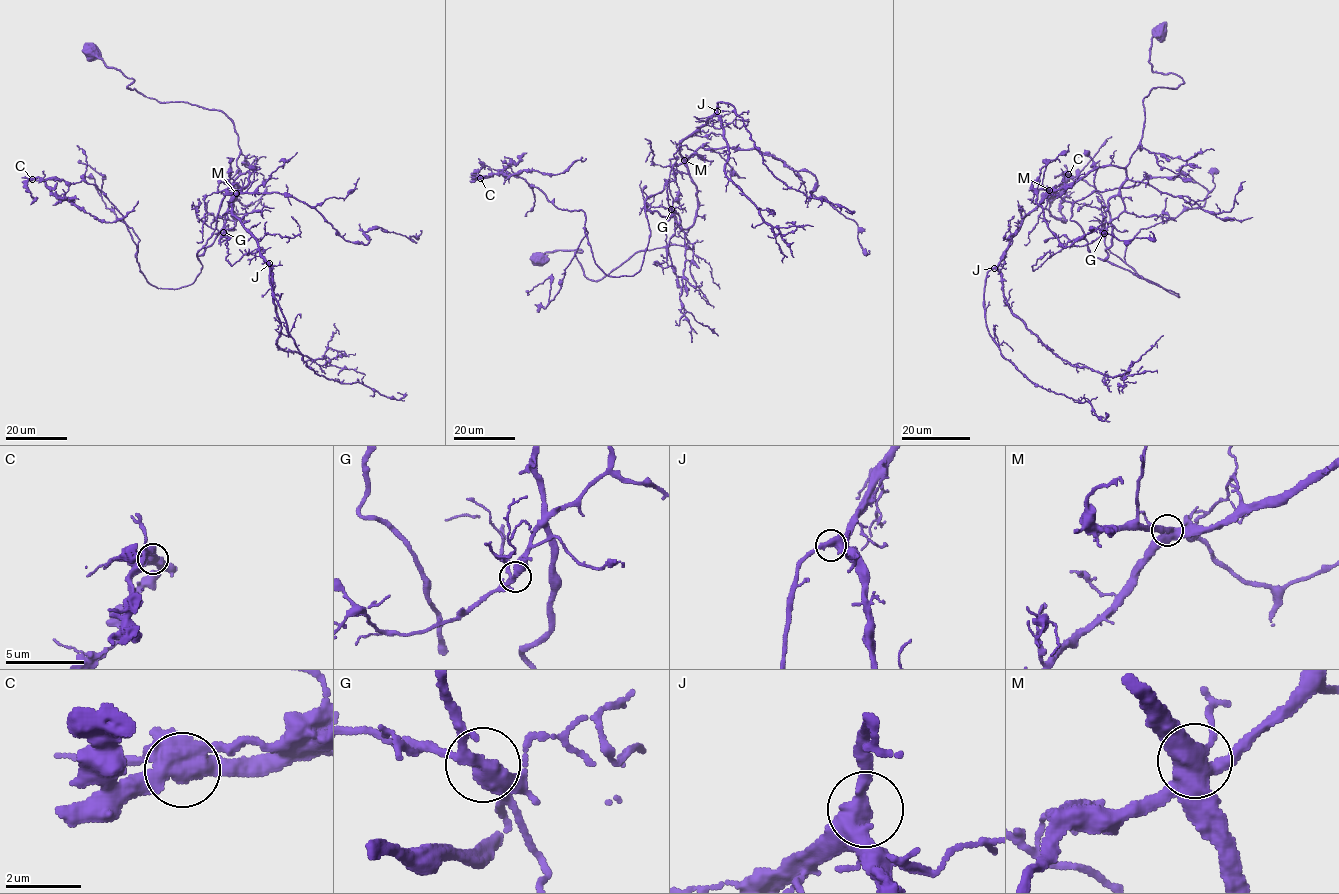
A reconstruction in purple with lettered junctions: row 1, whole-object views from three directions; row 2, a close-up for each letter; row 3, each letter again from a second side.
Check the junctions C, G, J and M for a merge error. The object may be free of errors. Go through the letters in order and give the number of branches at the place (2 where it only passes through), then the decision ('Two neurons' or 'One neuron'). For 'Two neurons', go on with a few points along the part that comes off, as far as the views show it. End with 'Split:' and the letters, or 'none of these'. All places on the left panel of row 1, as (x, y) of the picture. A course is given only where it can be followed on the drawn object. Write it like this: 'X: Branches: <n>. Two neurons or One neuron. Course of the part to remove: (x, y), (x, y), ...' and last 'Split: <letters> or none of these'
C: Branches: 5. Two neurons. Course of the part to remove: (32, 179), (40, 178), (61, 198), (70, 200), (107, 222), (121, 220), (138, 201)
G: Branches: 3. One neuron
J: Branches: 3. One neuron
M: Branches: 5. One neuron
Split: C

